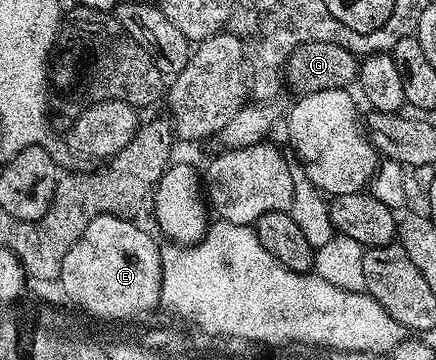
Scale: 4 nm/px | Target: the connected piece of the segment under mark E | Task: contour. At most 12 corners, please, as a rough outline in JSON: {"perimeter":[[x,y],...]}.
{"perimeter":[[101,215],[57,282],[98,321],[162,302],[159,244]]}

